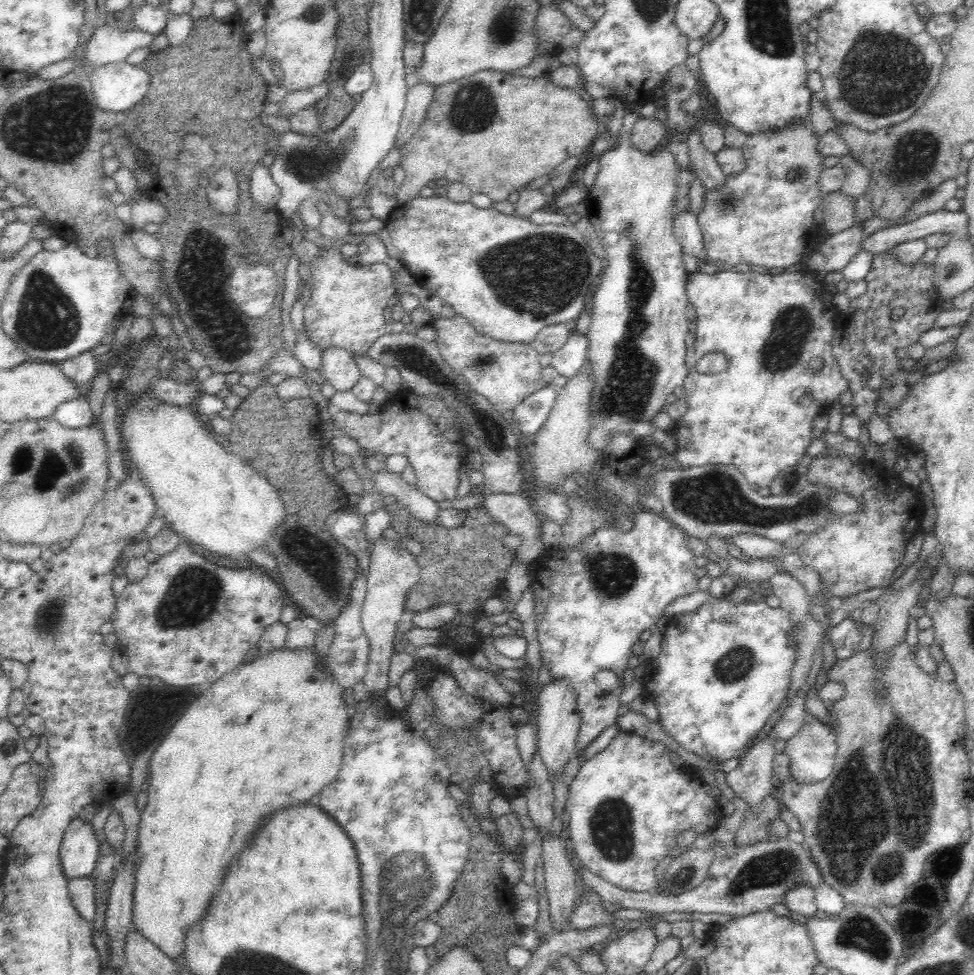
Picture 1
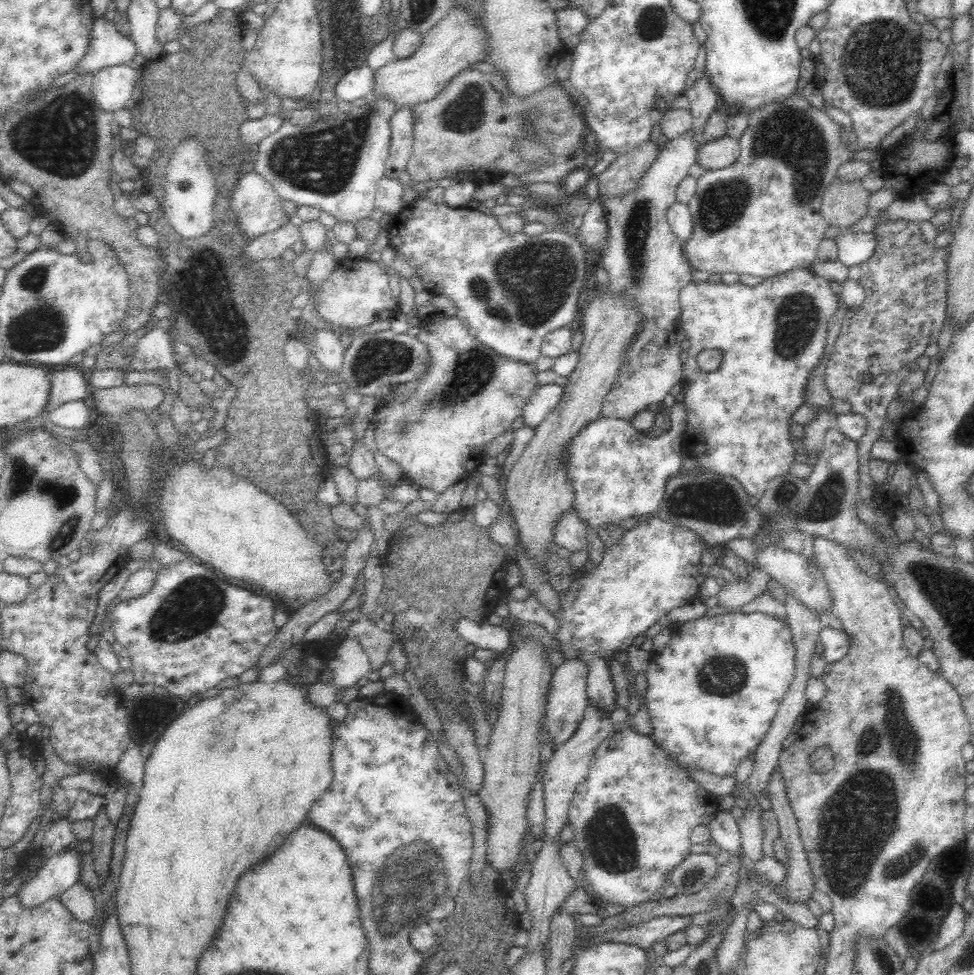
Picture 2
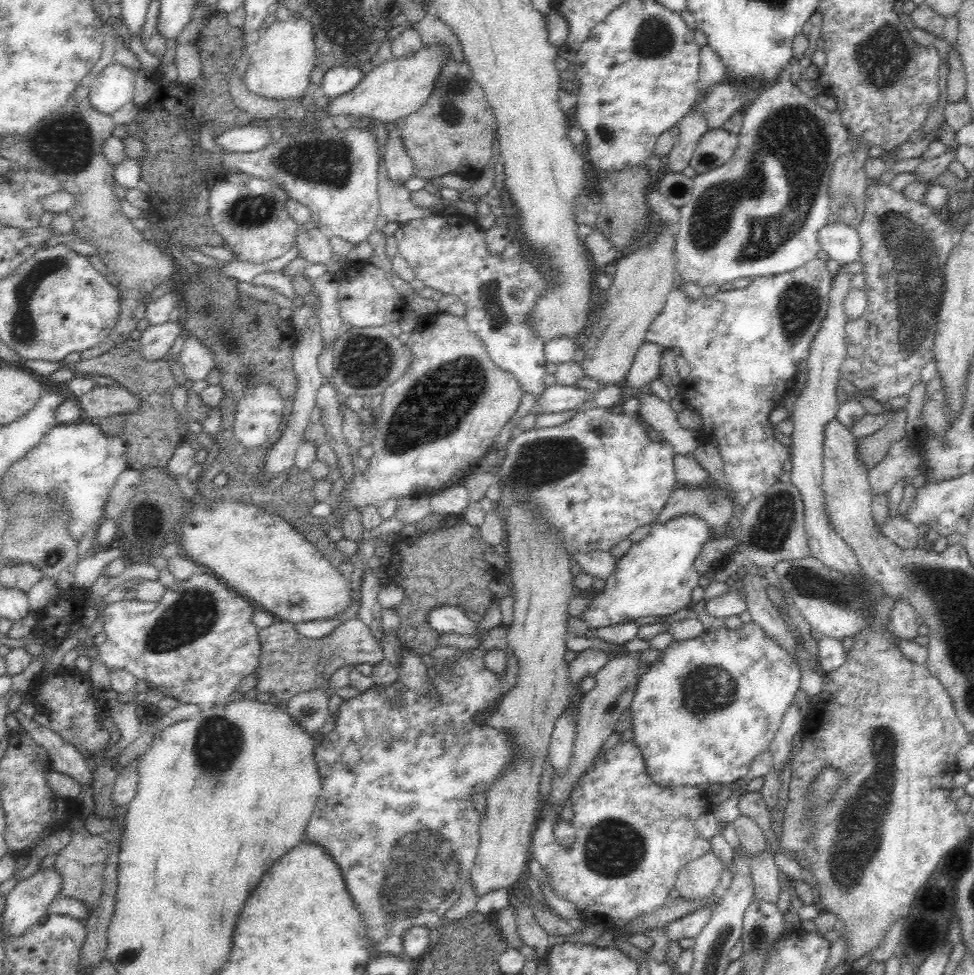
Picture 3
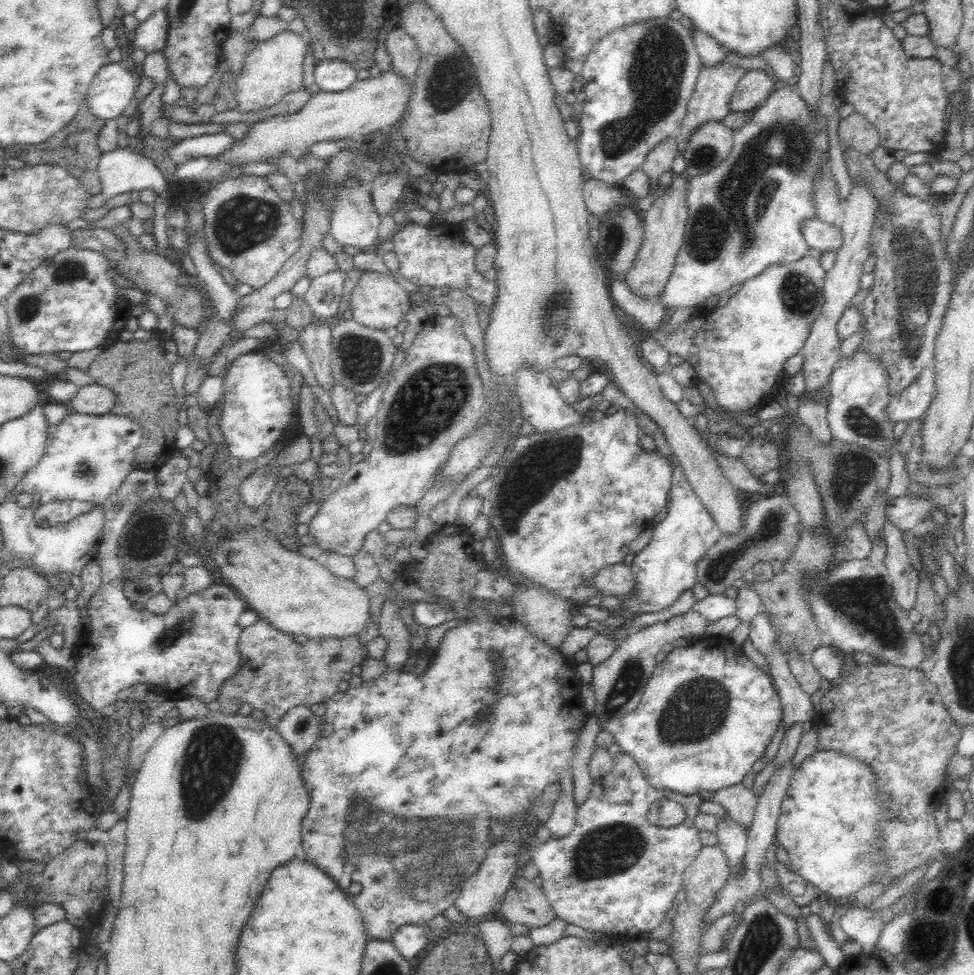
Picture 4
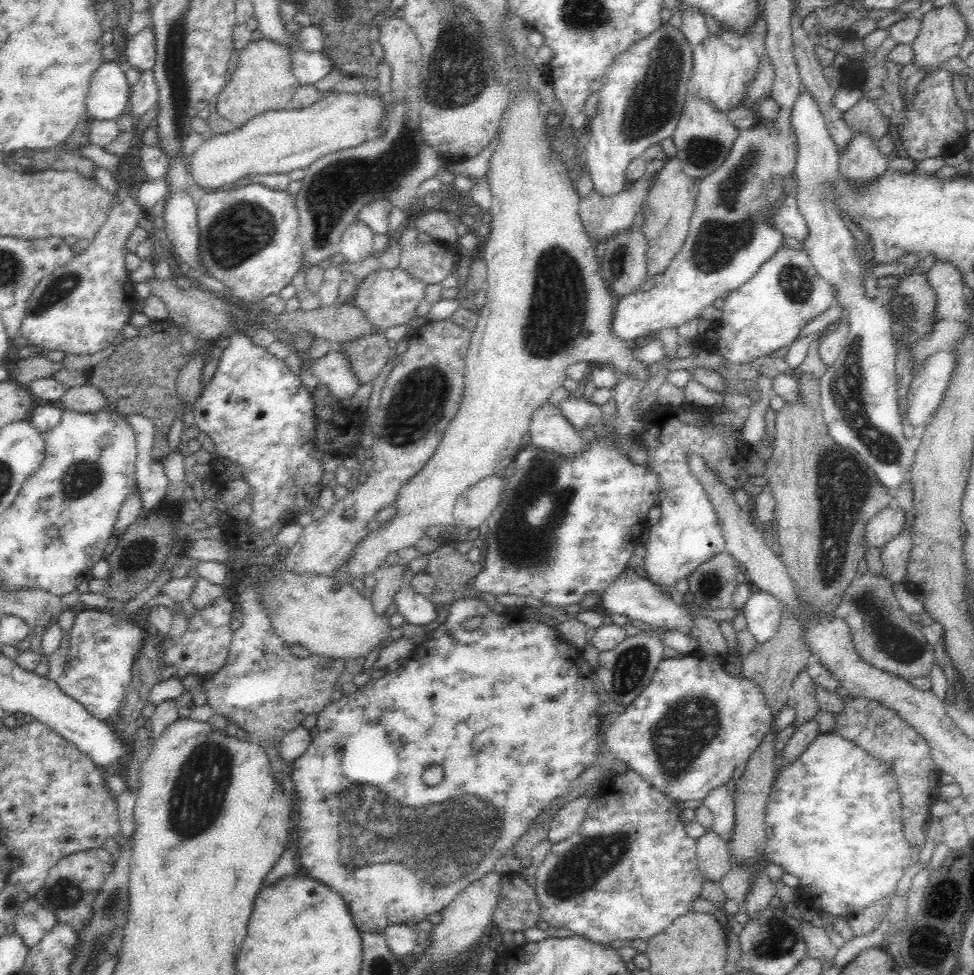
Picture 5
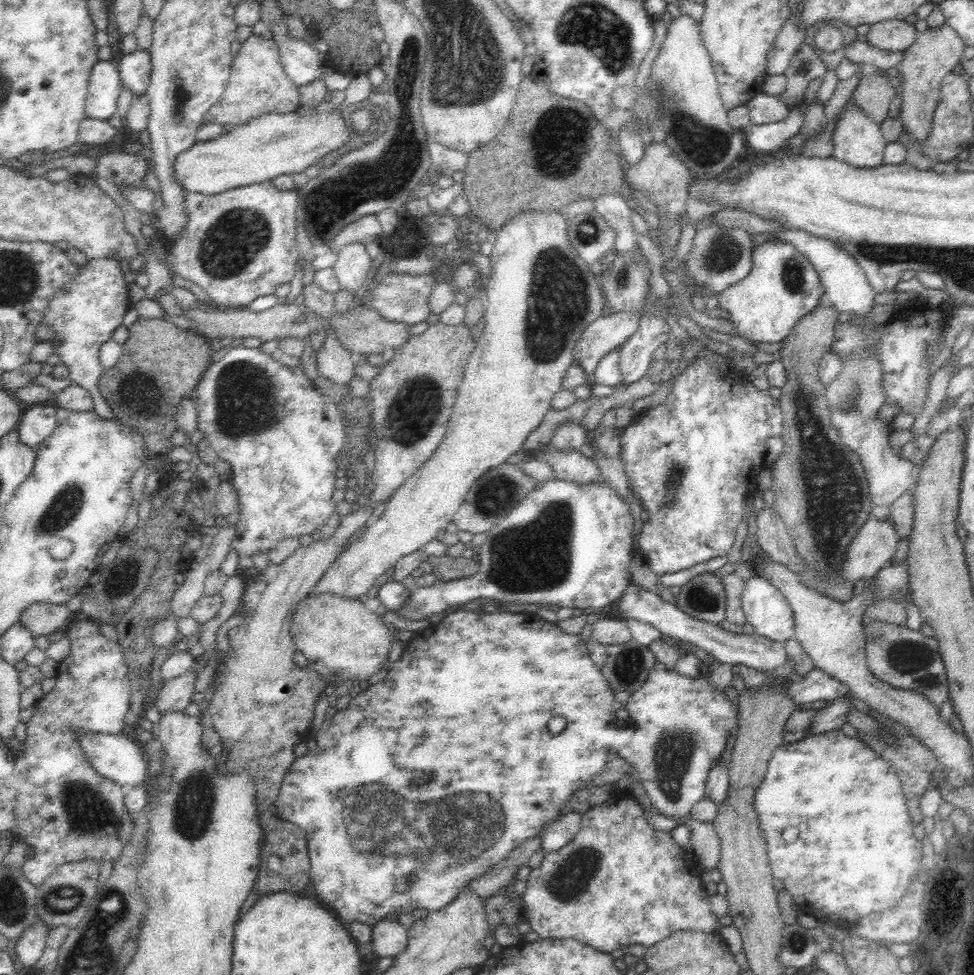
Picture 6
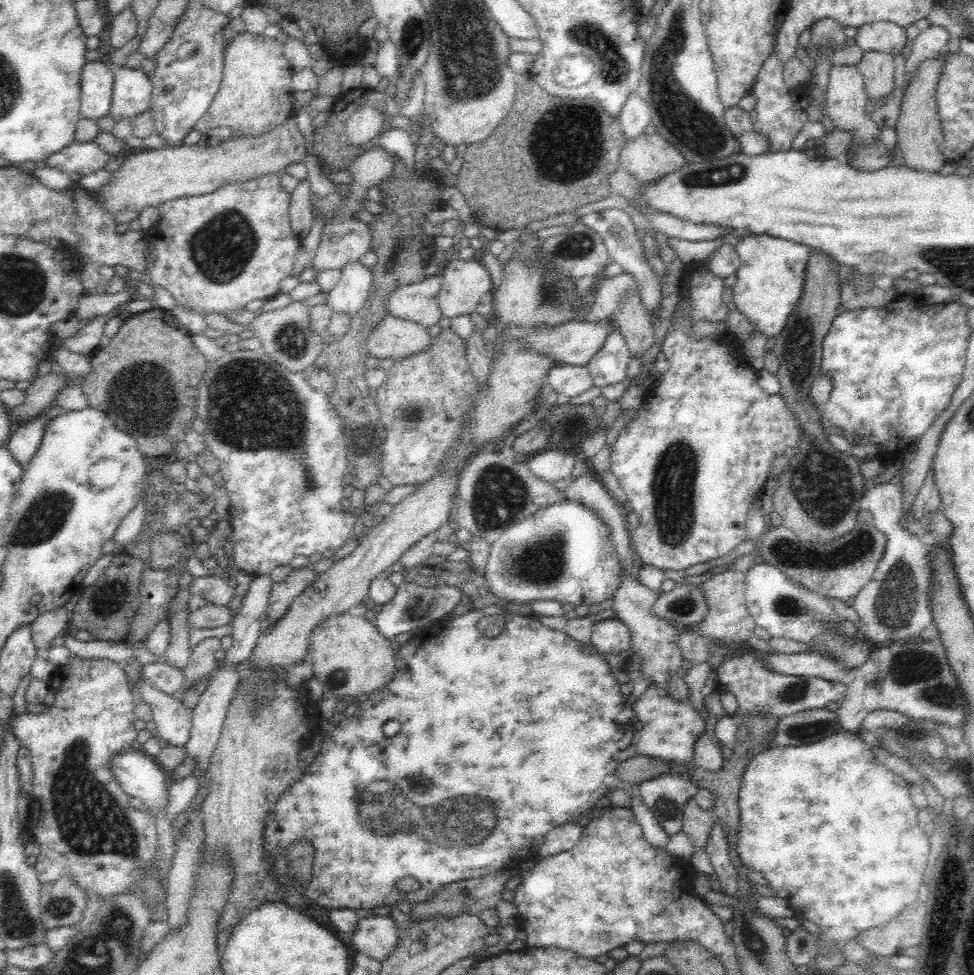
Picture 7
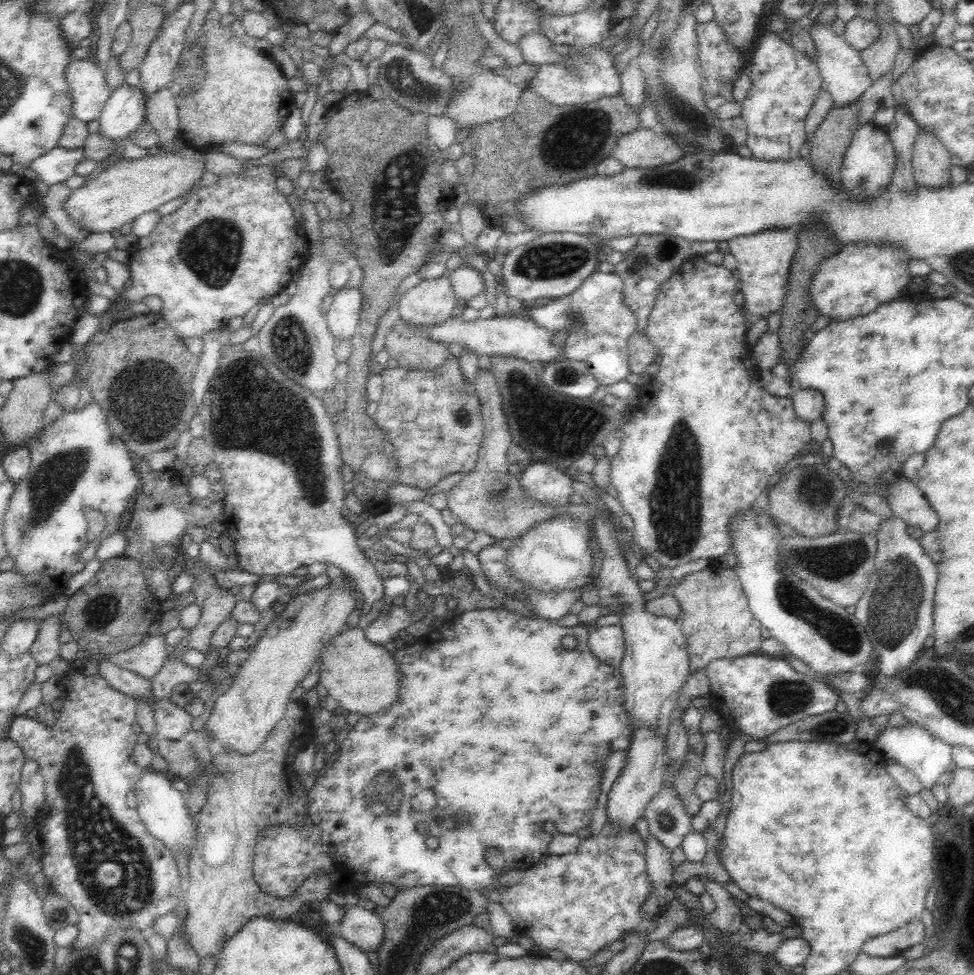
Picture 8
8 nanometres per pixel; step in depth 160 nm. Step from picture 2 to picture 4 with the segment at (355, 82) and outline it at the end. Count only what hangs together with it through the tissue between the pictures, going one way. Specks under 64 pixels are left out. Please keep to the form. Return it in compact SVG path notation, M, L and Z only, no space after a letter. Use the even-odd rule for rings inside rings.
M334 58L318 60L313 70L316 89L340 92L348 88L357 76L357 68Z

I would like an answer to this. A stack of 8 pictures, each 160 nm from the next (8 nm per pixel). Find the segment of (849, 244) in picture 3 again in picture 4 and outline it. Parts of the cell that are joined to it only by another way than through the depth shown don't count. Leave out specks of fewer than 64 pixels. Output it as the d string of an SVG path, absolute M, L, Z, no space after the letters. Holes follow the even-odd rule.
M814 217L800 222L800 233L809 248L816 248L821 252L838 250L842 244L842 233L839 226L824 223Z

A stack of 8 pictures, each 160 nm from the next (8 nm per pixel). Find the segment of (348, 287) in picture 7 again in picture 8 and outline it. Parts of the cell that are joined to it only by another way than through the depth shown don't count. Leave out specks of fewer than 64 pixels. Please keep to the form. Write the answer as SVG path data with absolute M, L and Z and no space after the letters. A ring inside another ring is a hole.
M358 287L348 290L340 288L333 294L332 304L324 315L334 340L352 338L359 322L360 304L362 293Z

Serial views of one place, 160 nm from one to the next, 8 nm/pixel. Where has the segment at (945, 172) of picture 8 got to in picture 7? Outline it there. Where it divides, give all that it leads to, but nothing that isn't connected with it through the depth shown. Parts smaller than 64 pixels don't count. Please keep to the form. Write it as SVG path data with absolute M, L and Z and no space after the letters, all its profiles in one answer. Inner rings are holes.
M938 57L926 59L915 72L909 82L903 100L901 101L900 114L895 126L897 132L897 145L900 147L906 167L910 170L939 173L947 164L944 157L945 140L938 107L936 107L936 82L940 80L942 65Z

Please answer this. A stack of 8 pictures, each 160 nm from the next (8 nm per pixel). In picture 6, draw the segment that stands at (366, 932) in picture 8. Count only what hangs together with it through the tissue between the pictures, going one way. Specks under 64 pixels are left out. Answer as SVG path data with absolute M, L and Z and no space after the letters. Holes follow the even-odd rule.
M379 920L372 924L371 951L379 957L395 957L406 948L406 928L398 921Z

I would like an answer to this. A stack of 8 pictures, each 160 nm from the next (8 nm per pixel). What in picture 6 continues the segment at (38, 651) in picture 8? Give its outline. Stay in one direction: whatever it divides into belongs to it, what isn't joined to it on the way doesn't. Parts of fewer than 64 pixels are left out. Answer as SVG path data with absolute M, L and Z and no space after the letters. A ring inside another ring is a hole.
M40 603L26 609L19 622L26 627L32 637L50 636L62 629L72 618L72 612L65 604Z

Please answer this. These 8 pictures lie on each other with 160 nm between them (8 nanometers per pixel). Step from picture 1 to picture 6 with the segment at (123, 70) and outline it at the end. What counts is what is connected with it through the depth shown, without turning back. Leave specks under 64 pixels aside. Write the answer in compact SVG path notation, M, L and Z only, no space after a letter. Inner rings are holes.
M112 60L98 61L90 70L84 112L88 118L107 120L117 112L116 102L121 91L118 67Z

